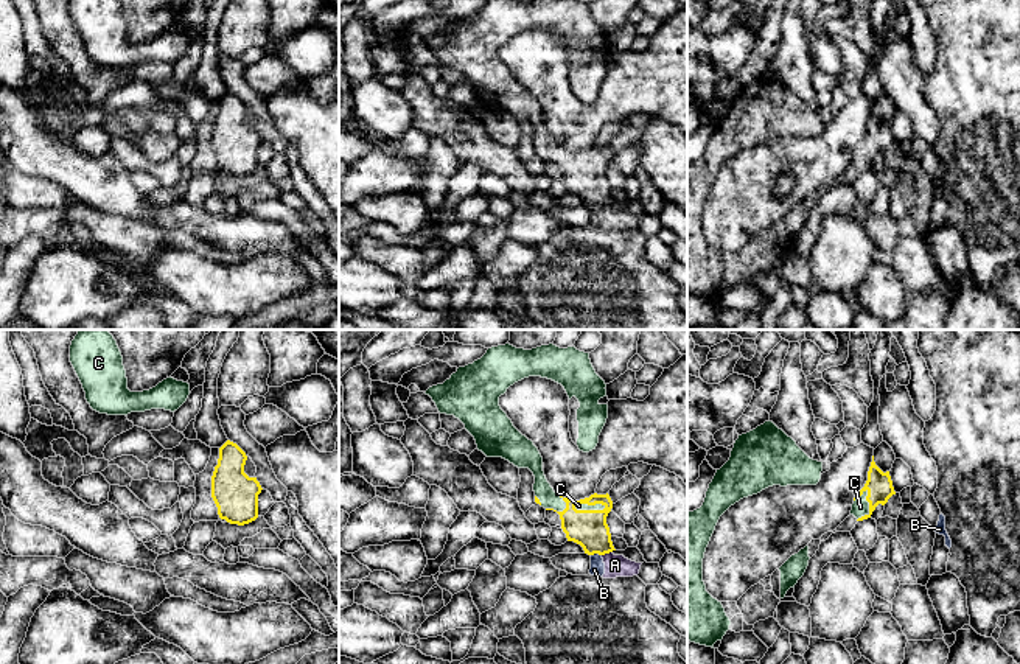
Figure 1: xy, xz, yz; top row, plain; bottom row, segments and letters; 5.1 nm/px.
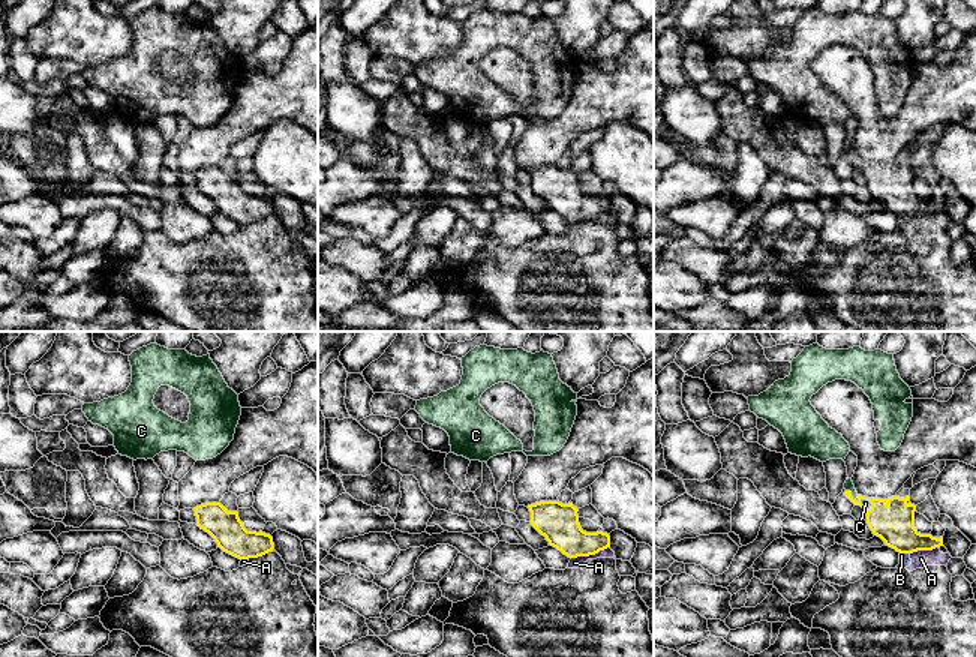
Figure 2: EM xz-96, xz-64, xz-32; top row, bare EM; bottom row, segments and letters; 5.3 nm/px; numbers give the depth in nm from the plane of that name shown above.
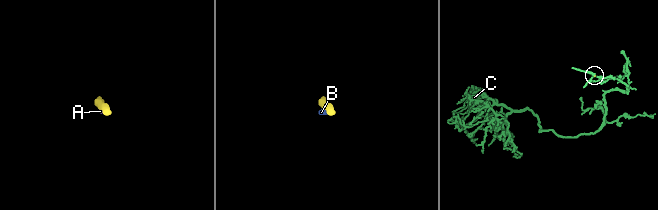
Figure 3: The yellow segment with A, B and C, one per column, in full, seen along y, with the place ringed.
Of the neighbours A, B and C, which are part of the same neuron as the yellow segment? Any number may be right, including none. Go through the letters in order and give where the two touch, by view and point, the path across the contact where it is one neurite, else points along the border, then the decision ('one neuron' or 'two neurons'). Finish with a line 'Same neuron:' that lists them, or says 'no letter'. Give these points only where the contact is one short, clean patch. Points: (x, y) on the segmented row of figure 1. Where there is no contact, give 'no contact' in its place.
A: meets yellow in xz at (607, 552); border along xz (611, 551), (602, 555); two neurons
B: meets yellow in xz at (596, 552); border along xz (600, 554), (591, 555); two neurons
C: meets yellow in xz at (590, 504); runs through xz (586, 527), (576, 506), (590, 504), (579, 506); one neuron
Same neuron: C

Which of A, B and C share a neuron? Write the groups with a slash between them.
A B / C

